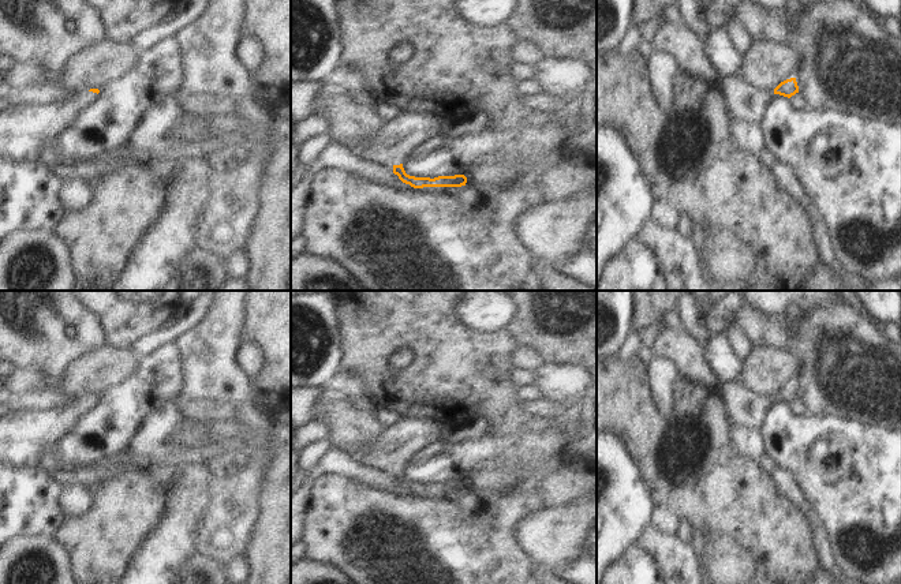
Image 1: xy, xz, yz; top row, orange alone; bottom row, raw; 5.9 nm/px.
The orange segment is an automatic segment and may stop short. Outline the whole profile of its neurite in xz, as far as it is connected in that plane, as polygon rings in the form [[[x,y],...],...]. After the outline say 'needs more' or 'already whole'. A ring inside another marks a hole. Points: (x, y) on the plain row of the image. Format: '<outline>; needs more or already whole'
[[[403,416],[392,427],[386,427],[378,437],[364,445],[351,449],[355,460],[363,465],[390,469],[393,479],[414,494],[423,493],[461,493],[464,480],[415,483],[405,479],[403,468],[408,458],[434,441],[441,439],[442,426],[423,416]]]; needs more

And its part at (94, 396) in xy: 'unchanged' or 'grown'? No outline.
grown

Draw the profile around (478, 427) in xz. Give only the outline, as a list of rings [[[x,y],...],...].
[[[478,418],[461,427],[442,427],[441,439],[446,439],[452,443],[460,443],[481,438],[487,433],[489,433],[487,420],[483,418]]]

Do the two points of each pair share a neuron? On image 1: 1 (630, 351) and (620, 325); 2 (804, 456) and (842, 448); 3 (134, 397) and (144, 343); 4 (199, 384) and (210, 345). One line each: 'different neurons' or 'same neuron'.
1: different neurons
2: same neuron
3: different neurons
4: same neuron

